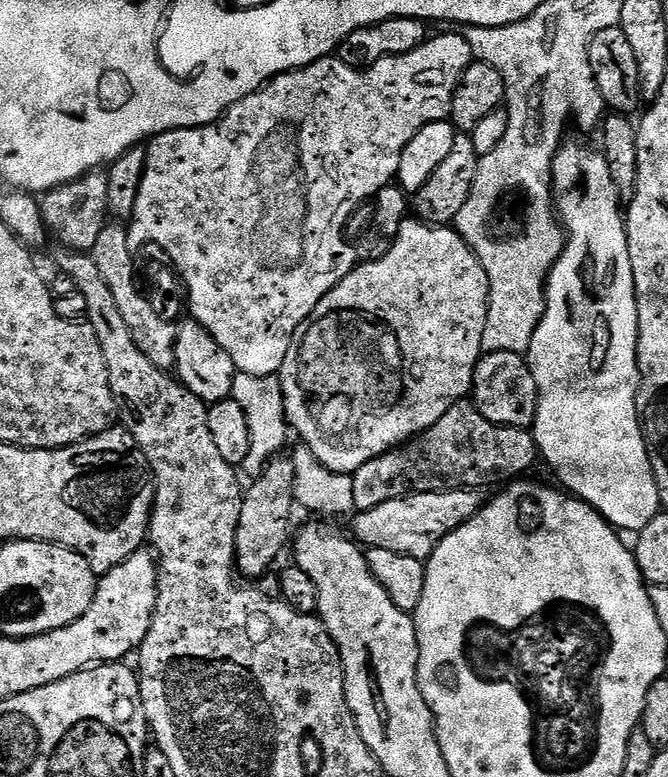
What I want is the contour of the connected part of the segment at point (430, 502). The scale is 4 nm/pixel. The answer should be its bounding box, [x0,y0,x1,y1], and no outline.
[351,488,482,561]

